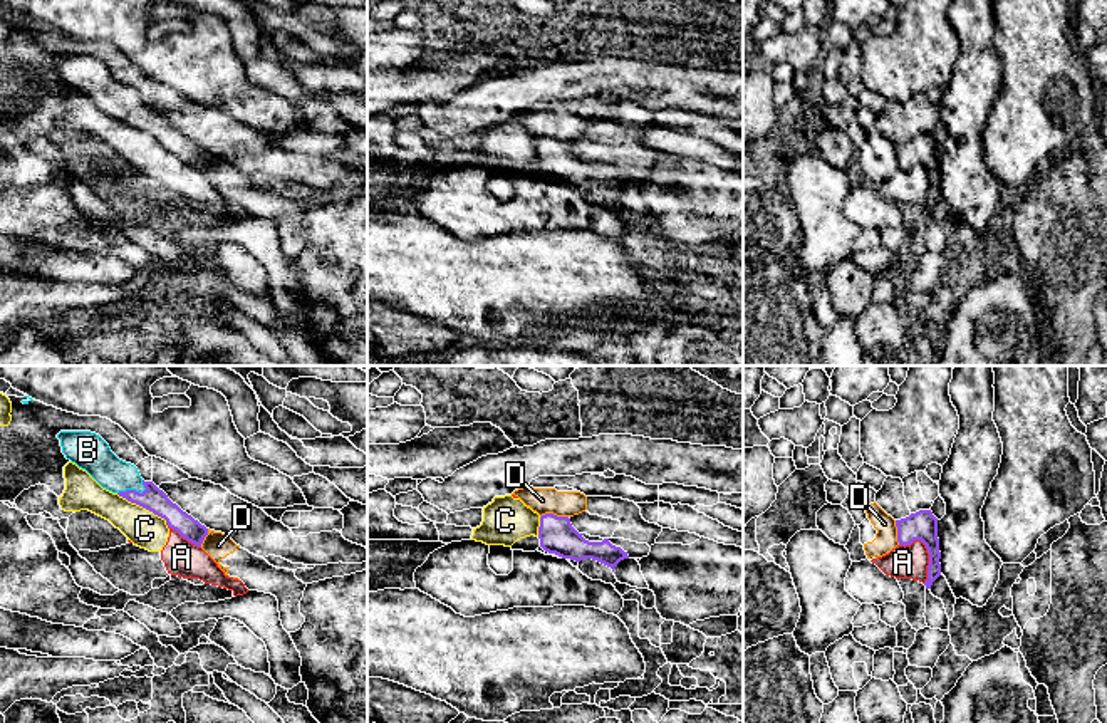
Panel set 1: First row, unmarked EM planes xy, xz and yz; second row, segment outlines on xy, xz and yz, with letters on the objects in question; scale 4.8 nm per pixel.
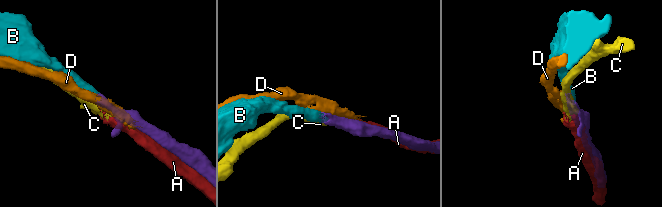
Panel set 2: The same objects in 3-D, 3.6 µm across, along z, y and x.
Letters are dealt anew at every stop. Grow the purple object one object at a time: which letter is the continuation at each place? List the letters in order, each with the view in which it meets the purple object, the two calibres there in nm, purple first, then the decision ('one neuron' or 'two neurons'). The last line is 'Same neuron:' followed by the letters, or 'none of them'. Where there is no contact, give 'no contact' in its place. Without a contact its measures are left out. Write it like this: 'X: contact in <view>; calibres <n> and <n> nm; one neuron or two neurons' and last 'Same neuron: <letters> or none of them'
A: contact in yz; calibres 140 and 160 nm; two neurons
B: contact in xy; calibres 120 and 160 nm; one neuron
C: contact in xy; calibres 120 and 170 nm; two neurons
D: contact in xz; calibres 170 and 130 nm; two neurons
Same neuron: B

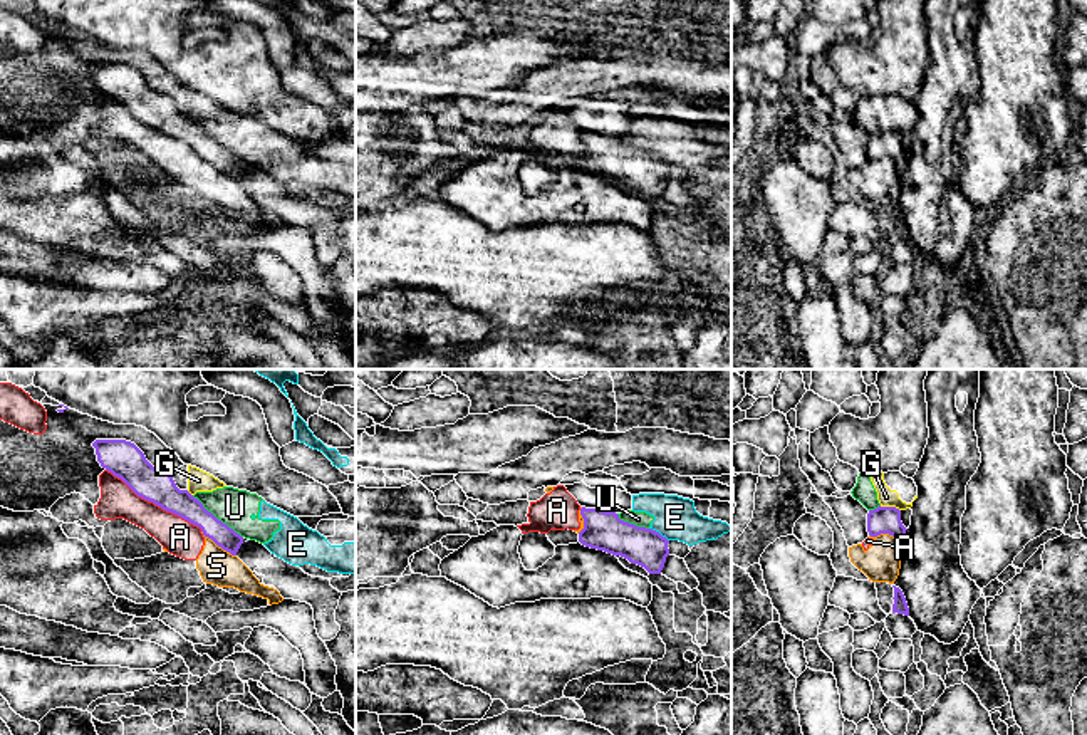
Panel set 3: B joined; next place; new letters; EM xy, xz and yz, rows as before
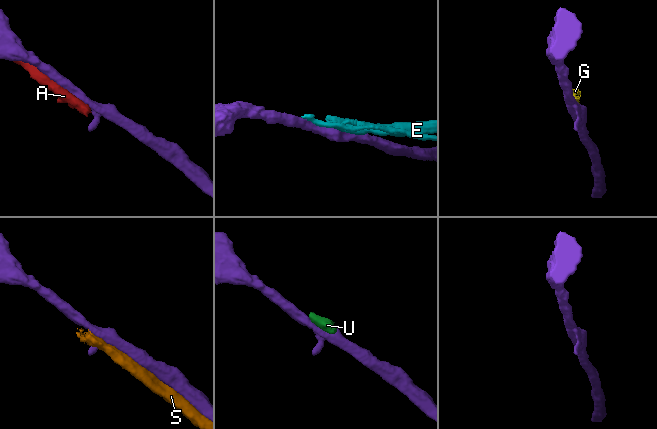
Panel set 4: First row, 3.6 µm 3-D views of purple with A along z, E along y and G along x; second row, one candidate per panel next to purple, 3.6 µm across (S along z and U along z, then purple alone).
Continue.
A: contact in xy; calibres 170 and 170 nm; two neurons
E: contact in xz; calibres 190 and 200 nm; two neurons
G: contact in yz; calibres 130 and 90 nm; two neurons
S: contact in xy; calibres 120 and 170 nm; two neurons
U: contact in xy; calibres 130 and 180 nm; two neurons
Same neuron: none of them

